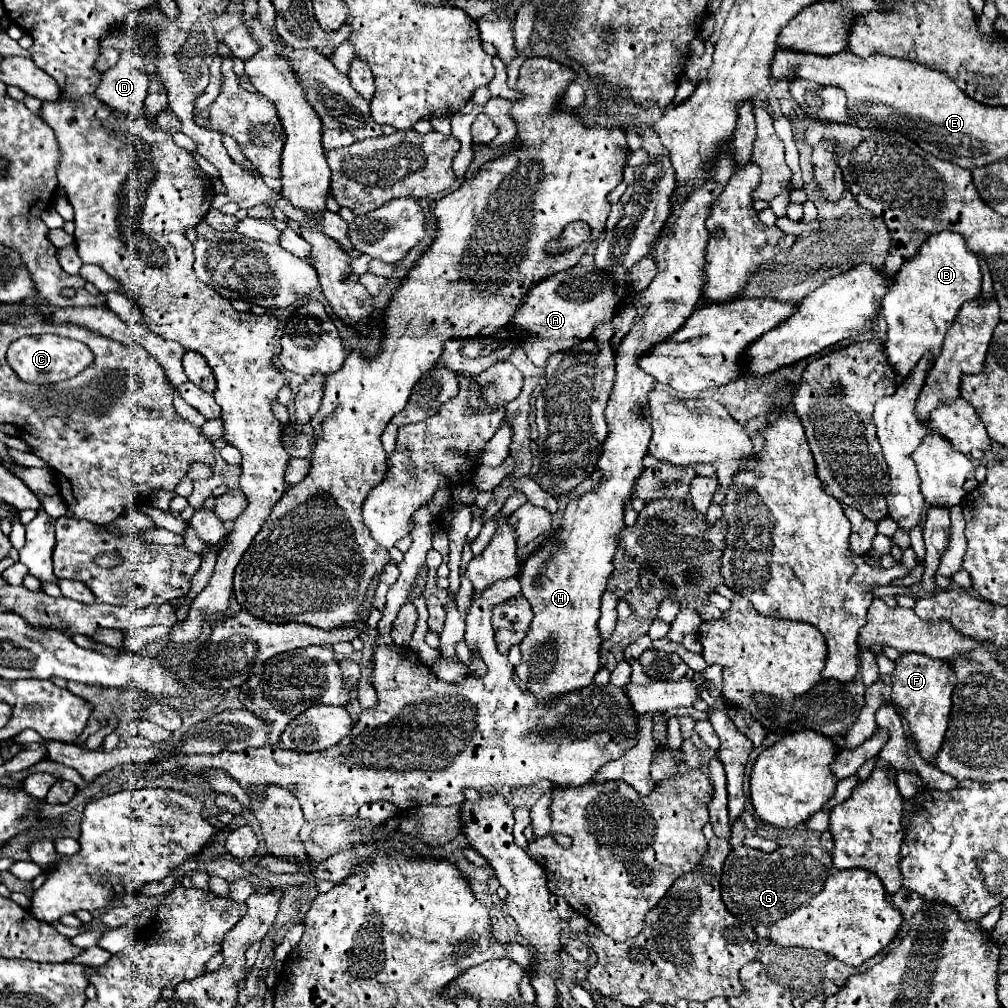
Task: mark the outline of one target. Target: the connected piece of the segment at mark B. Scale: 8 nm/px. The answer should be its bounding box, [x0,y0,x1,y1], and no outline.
[882,233,982,377]

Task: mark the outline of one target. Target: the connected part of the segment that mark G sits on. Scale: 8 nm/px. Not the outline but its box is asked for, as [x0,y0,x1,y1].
[722,847,902,967]

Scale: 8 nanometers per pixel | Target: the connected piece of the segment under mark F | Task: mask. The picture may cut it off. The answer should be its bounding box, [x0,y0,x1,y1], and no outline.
[892,653,956,763]

